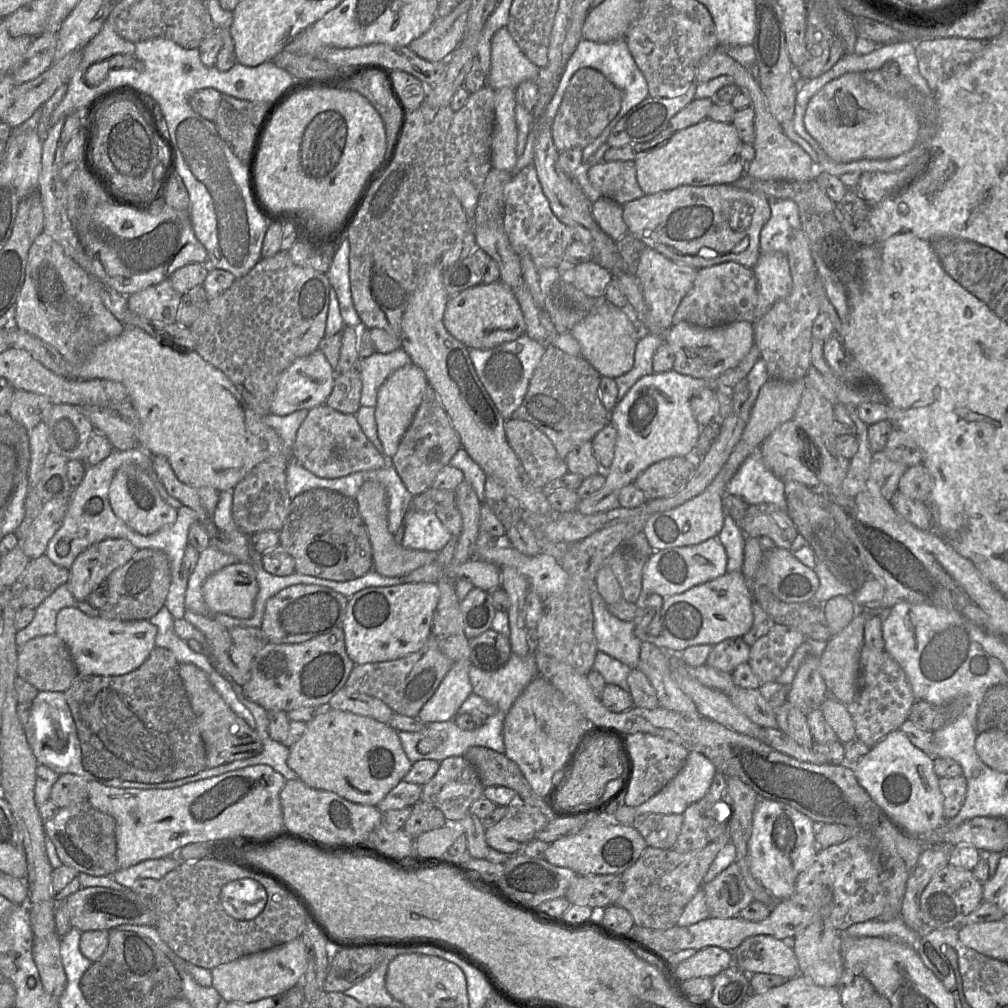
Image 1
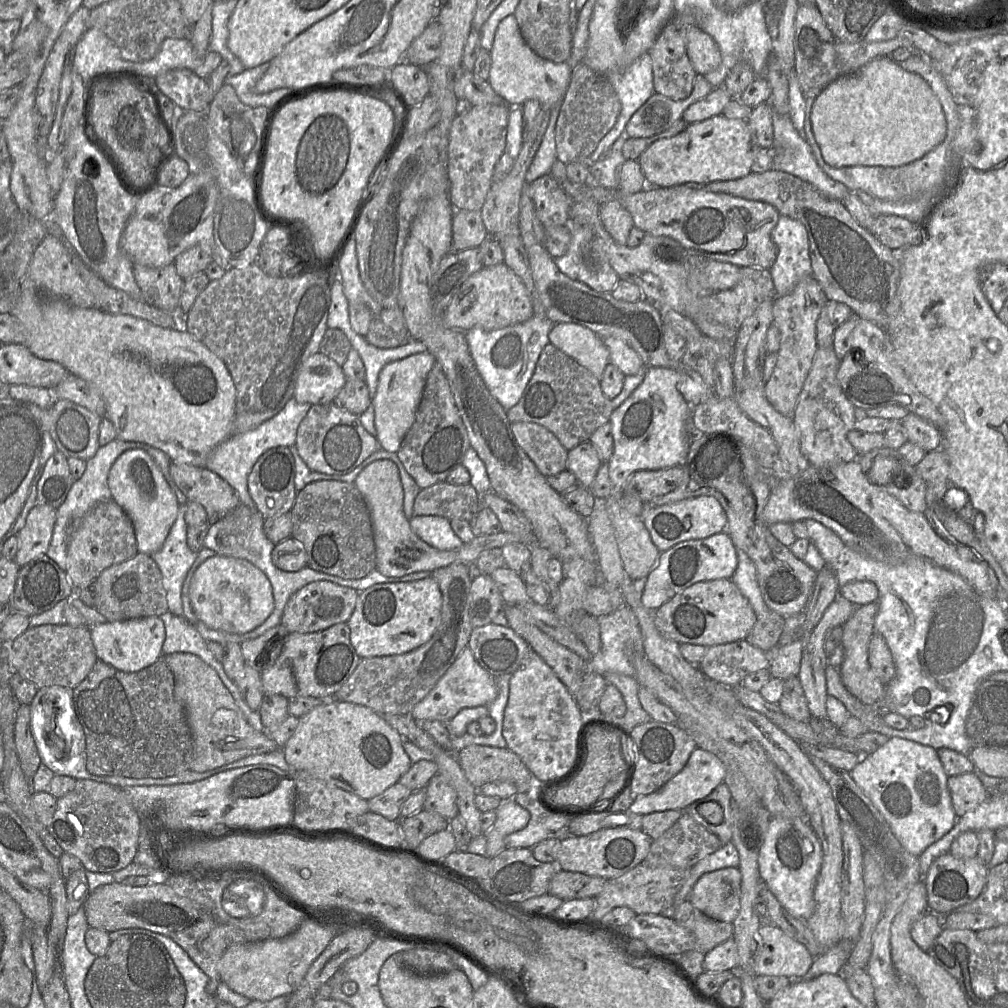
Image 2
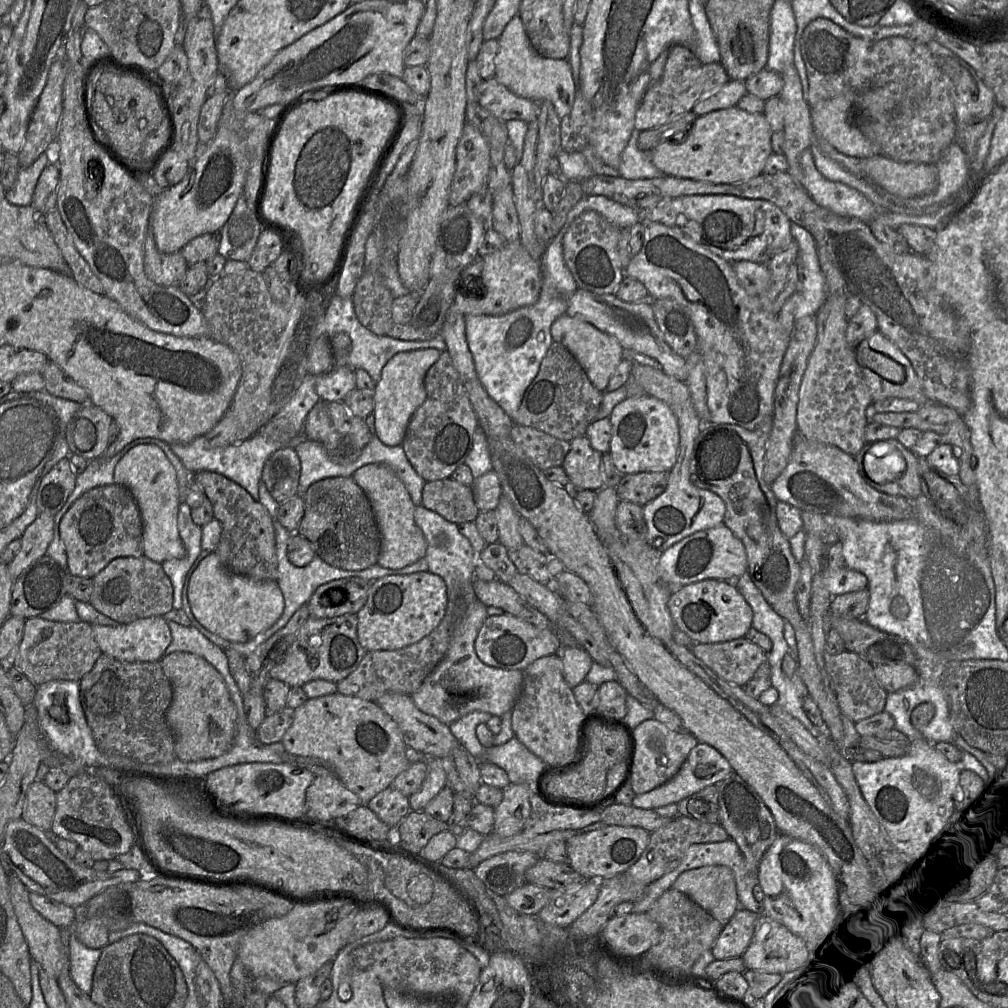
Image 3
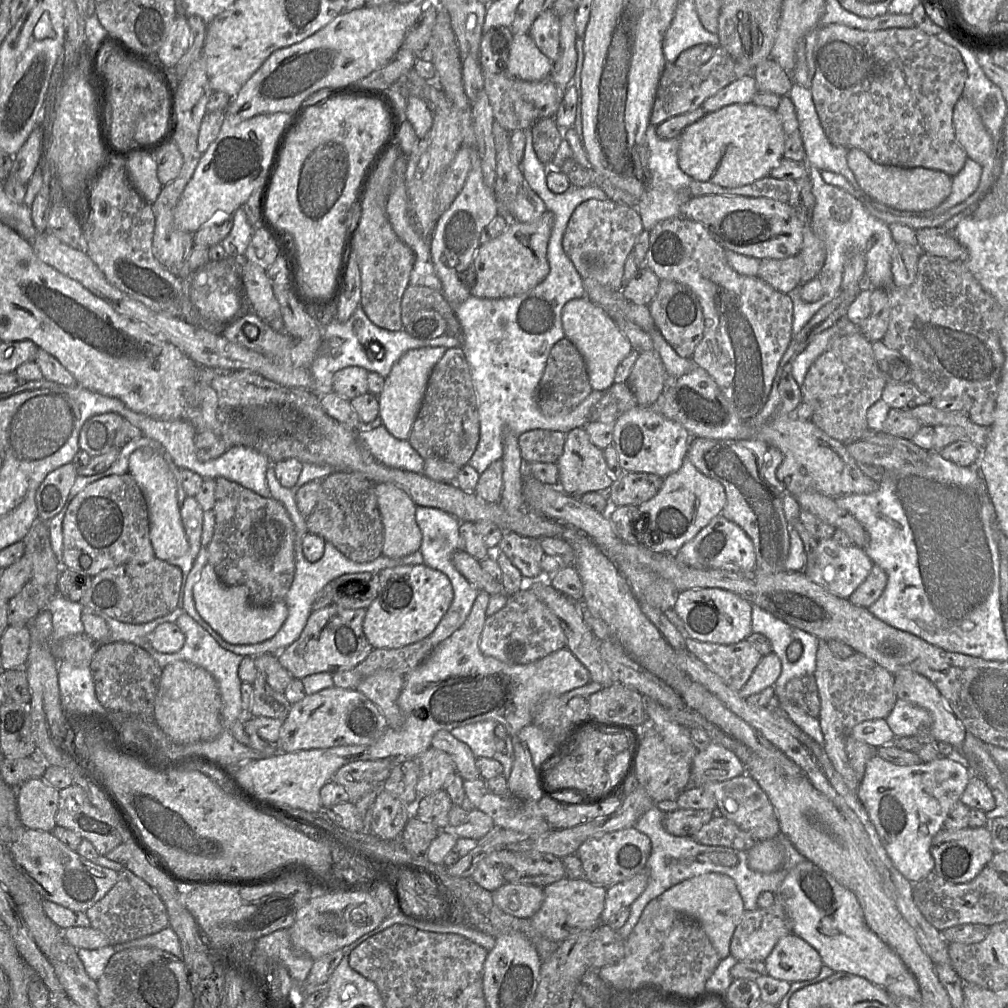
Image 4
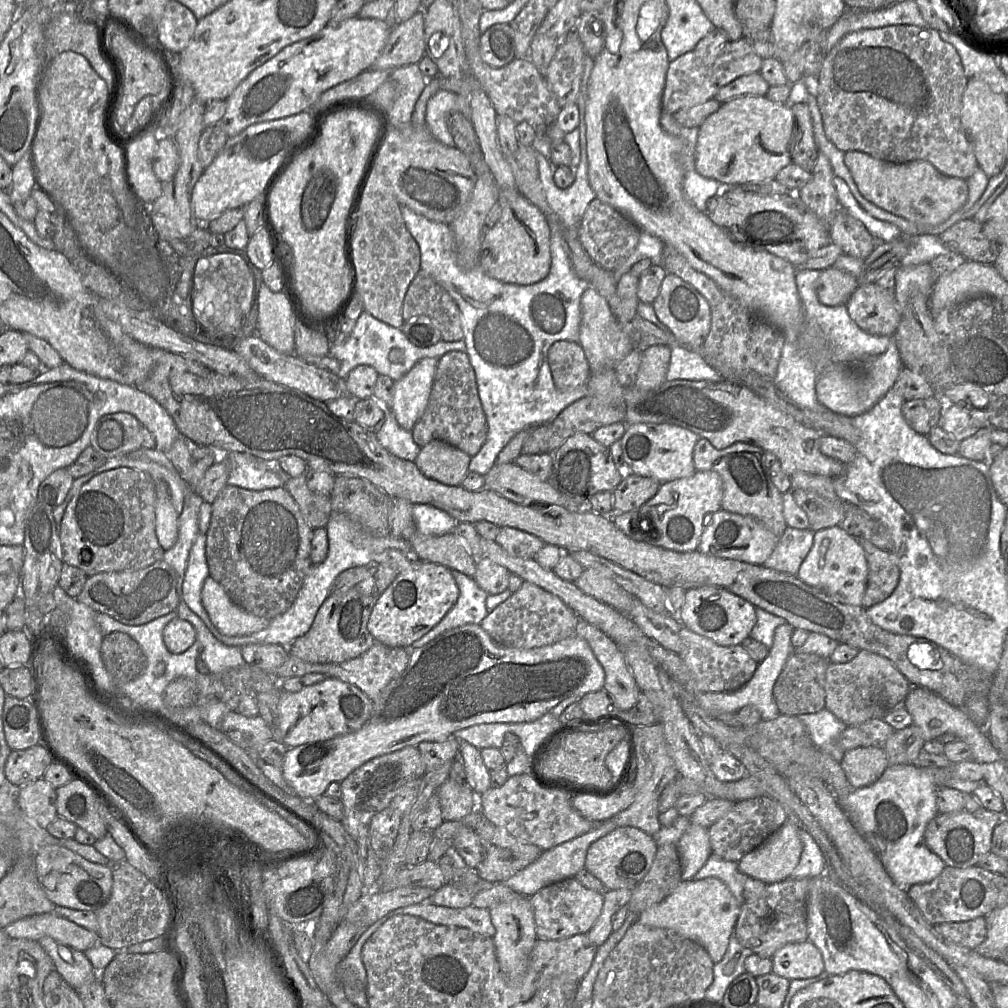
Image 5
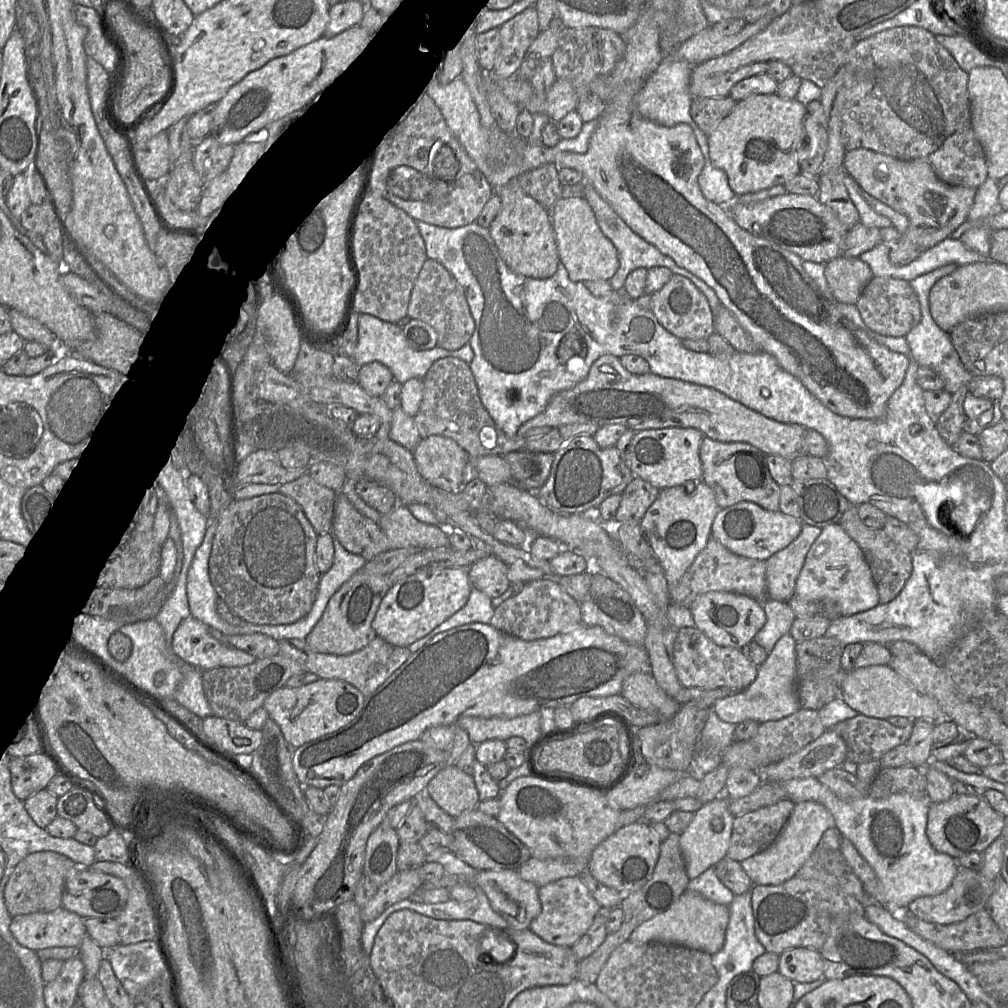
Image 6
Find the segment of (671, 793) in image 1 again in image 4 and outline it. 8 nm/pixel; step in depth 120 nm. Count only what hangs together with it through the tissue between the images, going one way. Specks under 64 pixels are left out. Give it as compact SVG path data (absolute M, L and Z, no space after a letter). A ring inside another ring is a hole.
M715 743L697 751L691 761L691 780L689 787L701 787L708 782L722 782L745 774L744 764L737 756Z

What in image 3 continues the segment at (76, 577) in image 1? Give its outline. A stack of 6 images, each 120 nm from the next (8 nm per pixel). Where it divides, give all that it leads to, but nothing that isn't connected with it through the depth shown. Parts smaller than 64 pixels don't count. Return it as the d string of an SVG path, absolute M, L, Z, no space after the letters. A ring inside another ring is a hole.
M120 484L97 486L74 501L59 526L70 575L94 578L118 557L144 556L143 524L138 505L128 488Z

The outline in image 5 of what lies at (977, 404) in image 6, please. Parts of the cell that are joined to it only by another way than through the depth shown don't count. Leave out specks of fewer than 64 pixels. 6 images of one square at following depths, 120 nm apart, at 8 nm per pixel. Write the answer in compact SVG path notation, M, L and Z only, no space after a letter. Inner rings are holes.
M964 403L949 405L944 409L937 425L960 442L988 426L991 425L985 409L976 409Z

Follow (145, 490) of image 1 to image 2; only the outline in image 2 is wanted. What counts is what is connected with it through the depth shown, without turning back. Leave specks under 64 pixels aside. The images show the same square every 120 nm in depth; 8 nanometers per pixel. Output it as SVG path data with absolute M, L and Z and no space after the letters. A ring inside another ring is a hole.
M142 449L125 450L111 466L108 485L111 499L126 512L133 523L138 552L152 555L158 551L163 546L176 519L179 503L153 458Z

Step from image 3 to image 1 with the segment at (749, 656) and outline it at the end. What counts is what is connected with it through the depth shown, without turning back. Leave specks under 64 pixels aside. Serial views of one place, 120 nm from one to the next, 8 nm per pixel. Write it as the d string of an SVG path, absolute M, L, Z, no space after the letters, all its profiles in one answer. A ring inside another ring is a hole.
M729 638L713 645L706 664L731 673L738 665L747 663L750 646L742 638Z

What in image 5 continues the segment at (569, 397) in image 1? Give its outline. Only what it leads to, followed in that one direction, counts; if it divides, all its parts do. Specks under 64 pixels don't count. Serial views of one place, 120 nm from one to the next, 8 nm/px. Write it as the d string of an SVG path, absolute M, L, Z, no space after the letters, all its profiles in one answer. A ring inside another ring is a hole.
M556 341L548 350L555 387L562 392L587 384L591 374L585 353L579 343Z

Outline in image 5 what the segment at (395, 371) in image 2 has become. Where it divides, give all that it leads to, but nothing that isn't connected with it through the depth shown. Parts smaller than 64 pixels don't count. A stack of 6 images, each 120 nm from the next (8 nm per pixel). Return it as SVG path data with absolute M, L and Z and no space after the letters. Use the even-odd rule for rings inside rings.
M423 358L394 382L389 410L403 429L411 431L422 417L428 404L437 364L437 358Z

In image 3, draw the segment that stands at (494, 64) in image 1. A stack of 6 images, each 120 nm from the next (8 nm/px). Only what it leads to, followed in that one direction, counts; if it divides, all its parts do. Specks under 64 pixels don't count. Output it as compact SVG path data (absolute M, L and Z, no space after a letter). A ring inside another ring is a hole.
M518 15L508 22L498 42L499 50L495 56L494 78L518 96L538 103L551 102L560 119L569 114L576 94L569 61L539 56L533 50Z

